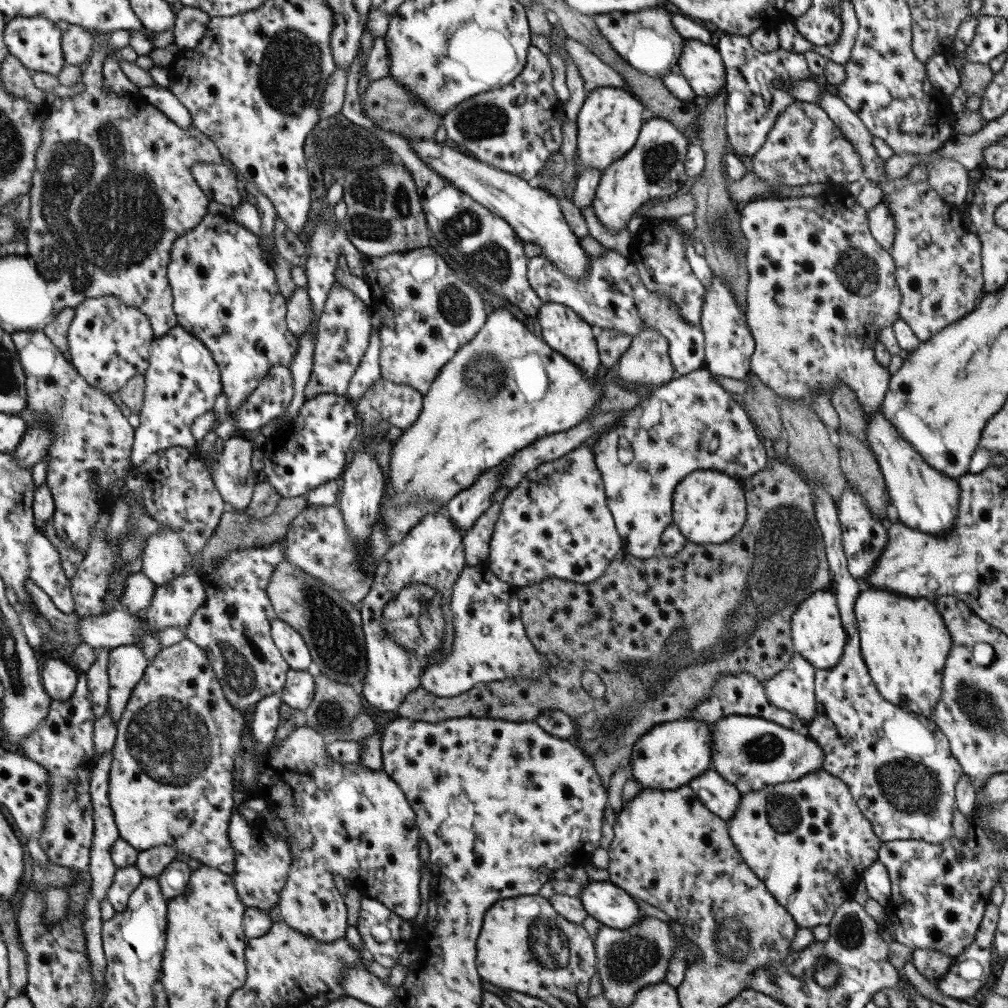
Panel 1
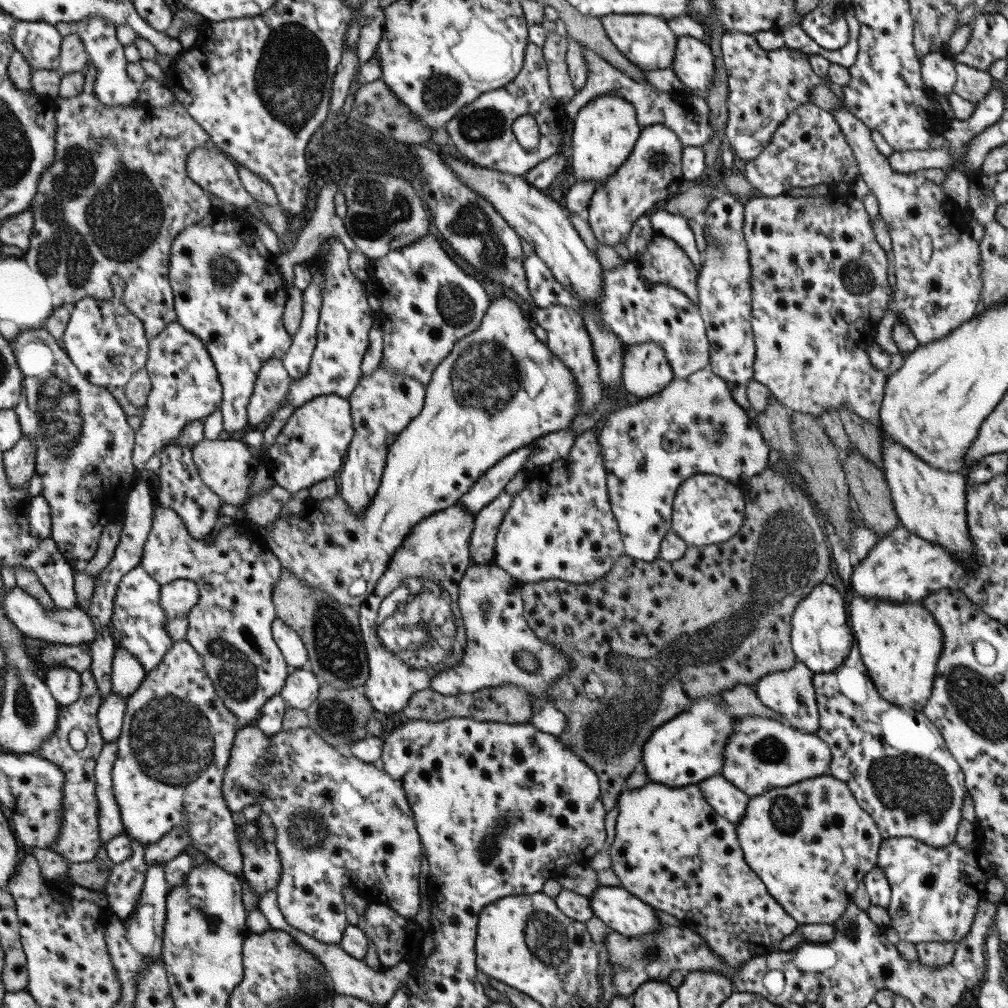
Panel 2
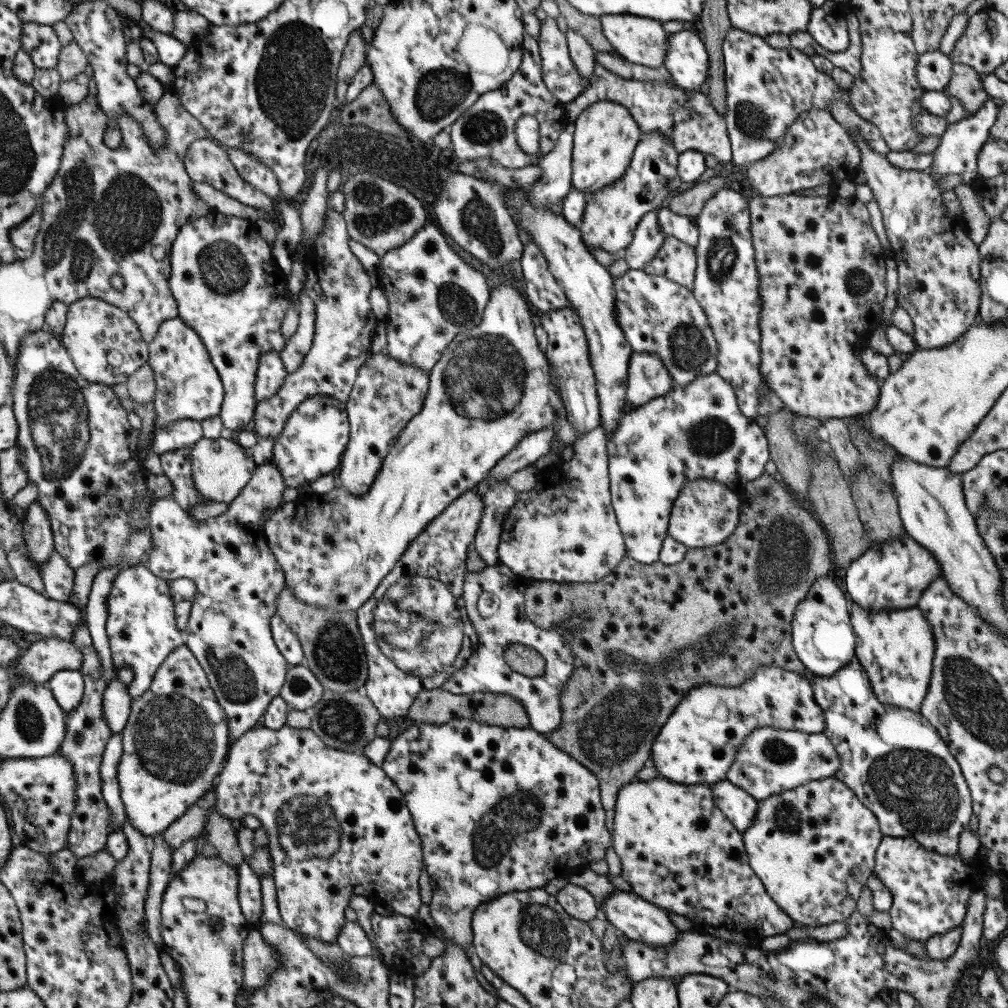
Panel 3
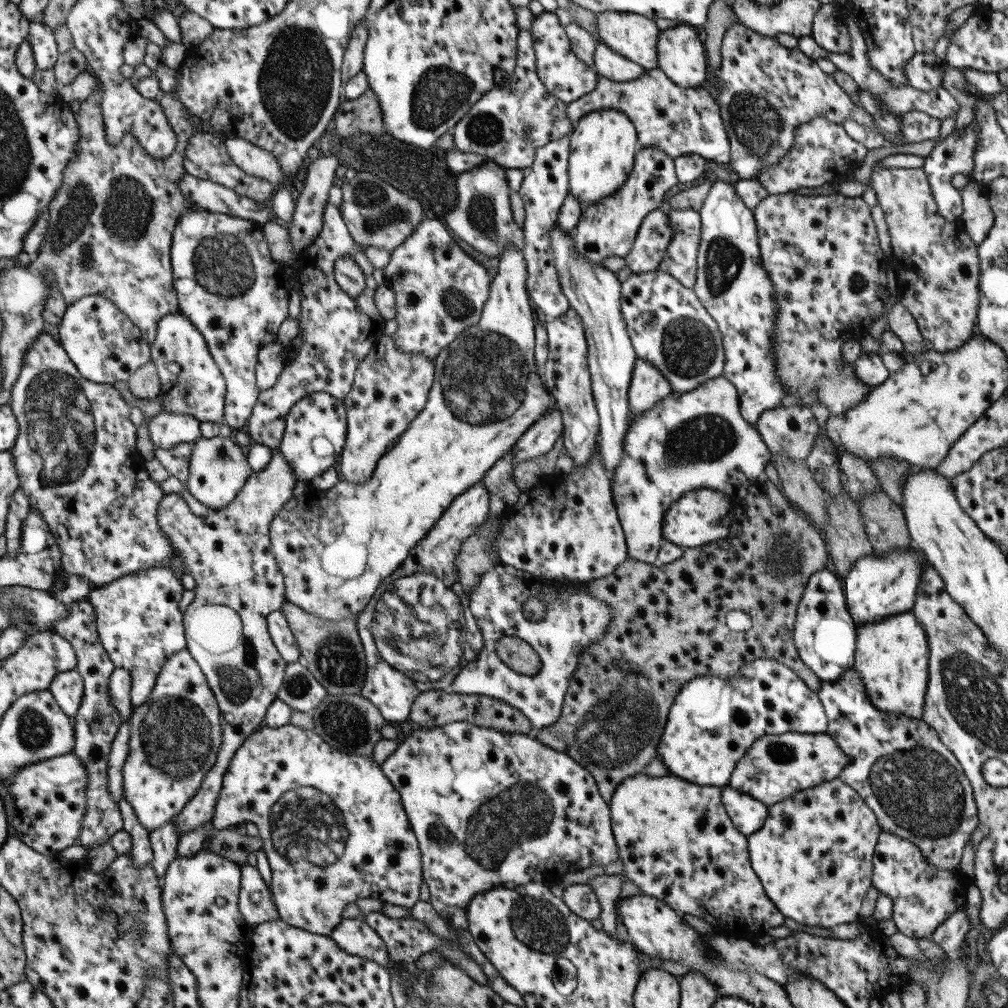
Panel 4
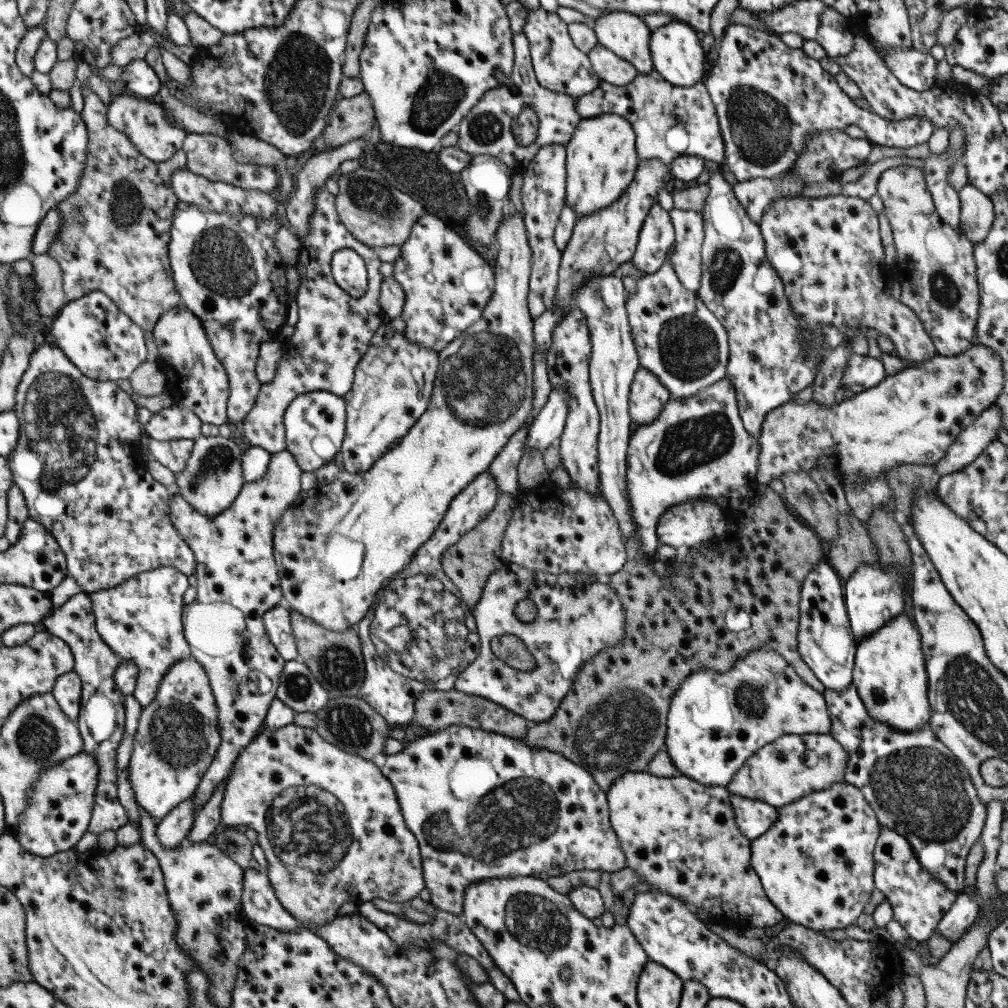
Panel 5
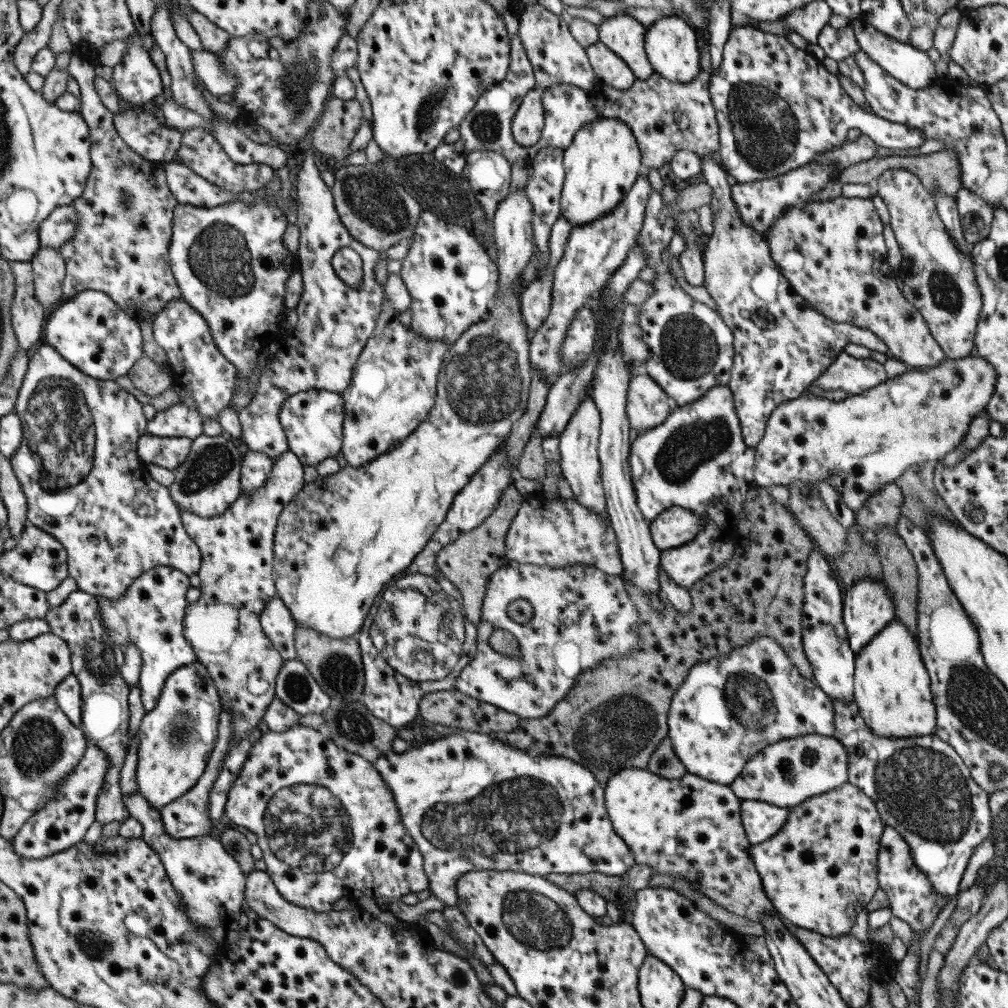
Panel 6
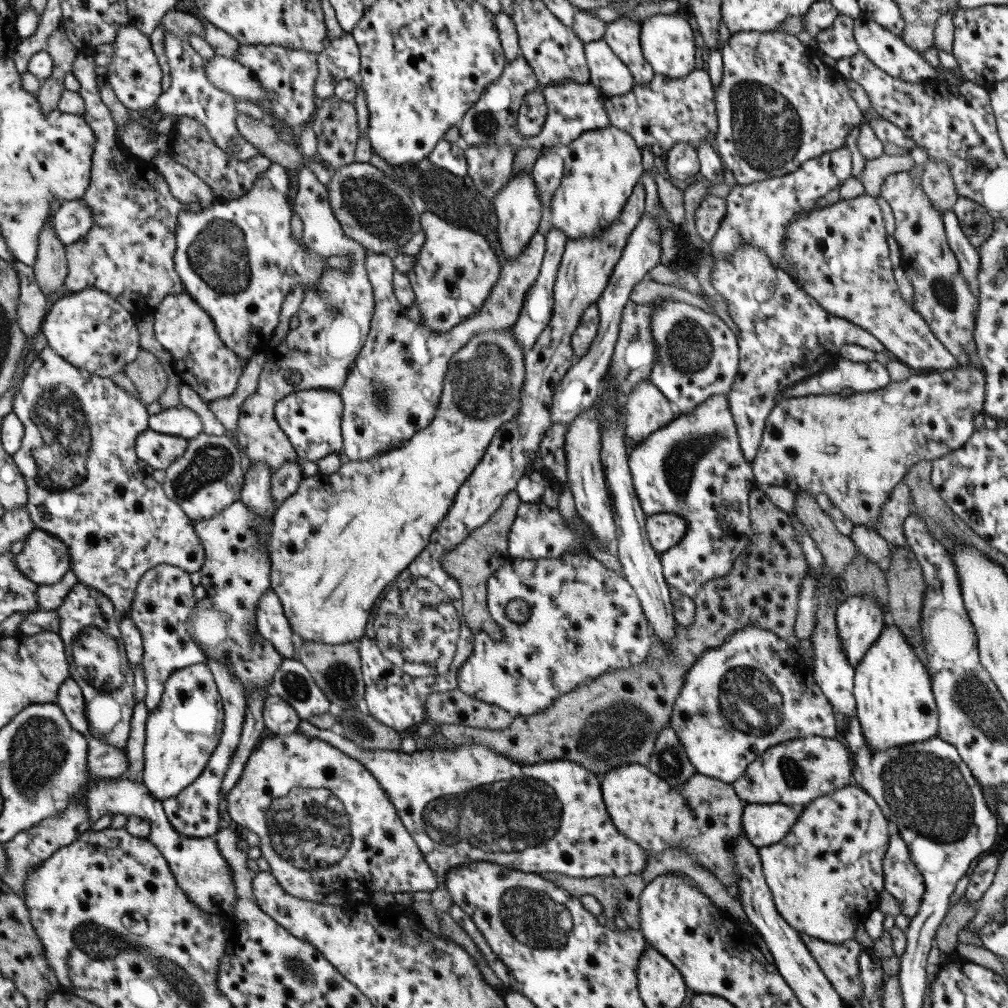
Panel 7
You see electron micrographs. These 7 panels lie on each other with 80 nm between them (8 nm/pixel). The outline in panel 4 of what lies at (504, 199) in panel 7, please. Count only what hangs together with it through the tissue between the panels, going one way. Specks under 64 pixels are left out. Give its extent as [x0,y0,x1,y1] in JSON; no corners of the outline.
[268,244,556,620]

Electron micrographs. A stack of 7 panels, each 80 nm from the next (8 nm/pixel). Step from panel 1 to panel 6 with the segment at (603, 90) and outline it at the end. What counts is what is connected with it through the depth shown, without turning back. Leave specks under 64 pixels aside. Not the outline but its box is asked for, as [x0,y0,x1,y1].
[559,117,643,228]

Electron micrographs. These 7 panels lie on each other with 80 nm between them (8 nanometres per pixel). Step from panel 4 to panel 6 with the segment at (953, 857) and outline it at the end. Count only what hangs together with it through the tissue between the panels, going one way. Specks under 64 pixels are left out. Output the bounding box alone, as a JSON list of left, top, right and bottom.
[833,698,990,897]

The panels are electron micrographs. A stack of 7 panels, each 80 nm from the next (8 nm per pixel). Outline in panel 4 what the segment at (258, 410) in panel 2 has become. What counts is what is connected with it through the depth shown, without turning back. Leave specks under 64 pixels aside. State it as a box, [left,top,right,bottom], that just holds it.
[254,342,285,390]

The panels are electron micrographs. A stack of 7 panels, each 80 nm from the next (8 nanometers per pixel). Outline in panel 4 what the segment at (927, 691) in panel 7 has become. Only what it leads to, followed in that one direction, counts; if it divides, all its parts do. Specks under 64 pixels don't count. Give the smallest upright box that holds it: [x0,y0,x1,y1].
[852,612,928,719]

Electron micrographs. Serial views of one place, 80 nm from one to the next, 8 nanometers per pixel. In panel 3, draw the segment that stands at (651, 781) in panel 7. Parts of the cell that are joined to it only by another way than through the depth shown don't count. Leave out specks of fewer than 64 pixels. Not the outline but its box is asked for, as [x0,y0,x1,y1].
[612,776,793,949]

